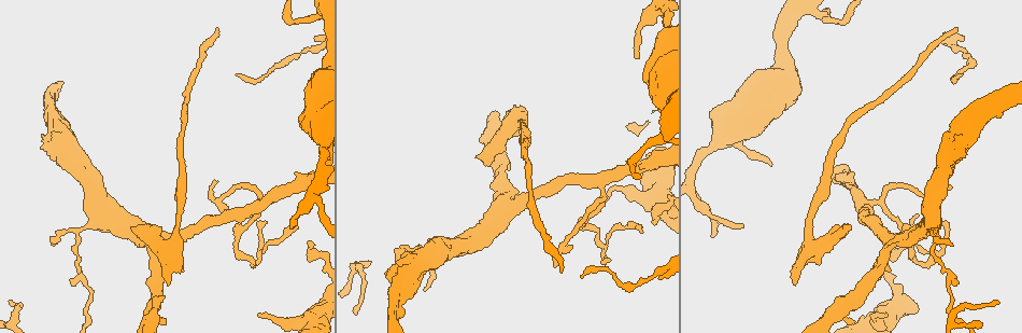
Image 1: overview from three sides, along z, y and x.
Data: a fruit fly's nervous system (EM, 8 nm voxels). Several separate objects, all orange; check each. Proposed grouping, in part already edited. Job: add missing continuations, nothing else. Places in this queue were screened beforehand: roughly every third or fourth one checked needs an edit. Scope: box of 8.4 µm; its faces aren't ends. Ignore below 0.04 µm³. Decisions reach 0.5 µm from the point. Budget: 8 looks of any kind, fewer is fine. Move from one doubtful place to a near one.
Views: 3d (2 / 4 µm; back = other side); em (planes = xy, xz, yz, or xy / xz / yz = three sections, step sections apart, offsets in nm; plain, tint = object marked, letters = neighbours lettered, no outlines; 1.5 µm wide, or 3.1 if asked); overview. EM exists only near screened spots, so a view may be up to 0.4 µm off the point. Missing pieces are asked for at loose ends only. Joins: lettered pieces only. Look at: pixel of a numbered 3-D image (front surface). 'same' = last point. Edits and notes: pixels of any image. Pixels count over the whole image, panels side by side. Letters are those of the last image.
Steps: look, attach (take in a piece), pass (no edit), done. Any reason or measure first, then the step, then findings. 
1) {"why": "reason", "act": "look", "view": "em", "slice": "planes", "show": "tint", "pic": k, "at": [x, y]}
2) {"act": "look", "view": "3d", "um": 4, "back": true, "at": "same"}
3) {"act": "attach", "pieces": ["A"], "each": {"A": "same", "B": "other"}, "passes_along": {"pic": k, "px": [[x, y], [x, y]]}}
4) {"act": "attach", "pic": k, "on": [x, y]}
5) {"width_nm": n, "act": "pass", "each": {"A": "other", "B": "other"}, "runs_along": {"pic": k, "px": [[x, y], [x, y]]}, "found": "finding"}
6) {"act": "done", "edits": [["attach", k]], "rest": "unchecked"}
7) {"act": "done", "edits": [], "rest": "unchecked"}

{"why": "thin end", "act": "look", "view": "em", "slice": "planes", "show": "letters", "pic": 1, "at": [888, 314]}

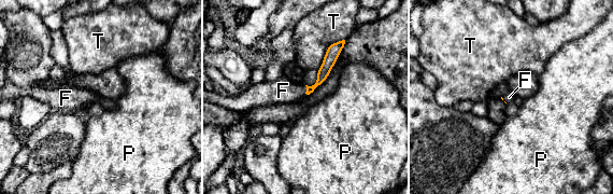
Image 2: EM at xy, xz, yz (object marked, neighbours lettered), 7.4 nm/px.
{"act": "attach", "pieces": ["F"], "each": {"F": "same", "P": "other", "T": "other"}, "found": "it goes on there"}

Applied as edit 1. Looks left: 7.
{"act": "look", "view": "overview"}

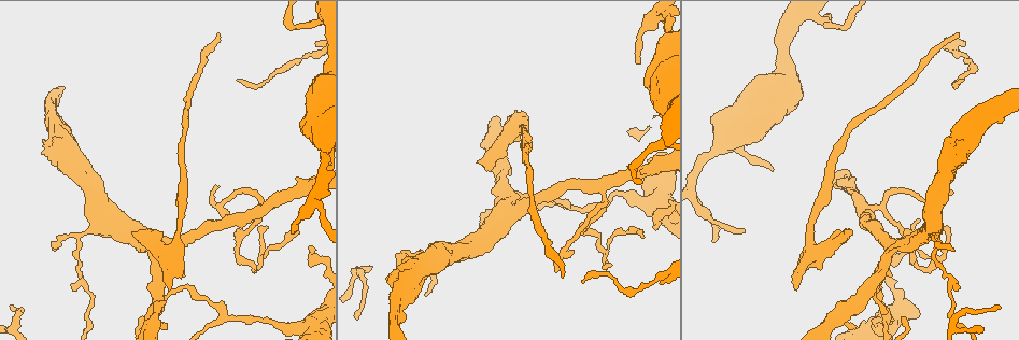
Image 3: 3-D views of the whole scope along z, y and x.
{"why": "an open end", "act": "look", "view": "em", "slice": "planes", "show": "plain", "pic": 3, "at": [845, 230]}

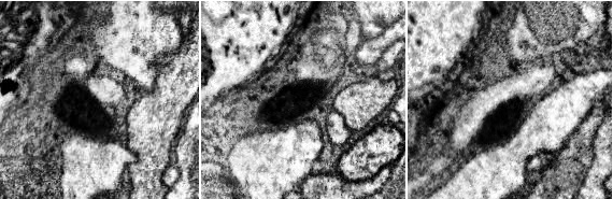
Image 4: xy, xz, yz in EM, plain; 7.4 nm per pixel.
{"why": "what lies round it", "act": "look", "view": "em", "slice": "planes", "show": "letters", "at": "same"}

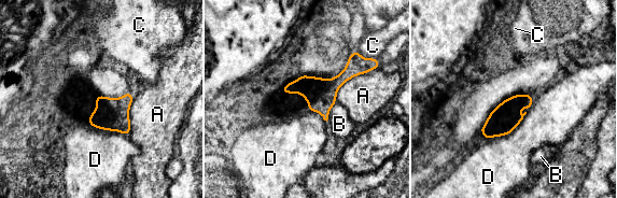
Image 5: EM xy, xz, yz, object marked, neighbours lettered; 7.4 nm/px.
{"act": "pass", "each": {"A": "other", "B": "other", "C": "other", "D": "other"}, "border": {"pic": 5, "px": [[87, 122], [128, 137]]}, "found": "none of them fits"}

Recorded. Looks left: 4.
{"why": "tapers out", "act": "look", "view": "3d", "um": 4, "pic": 3, "at": [743, 228]}

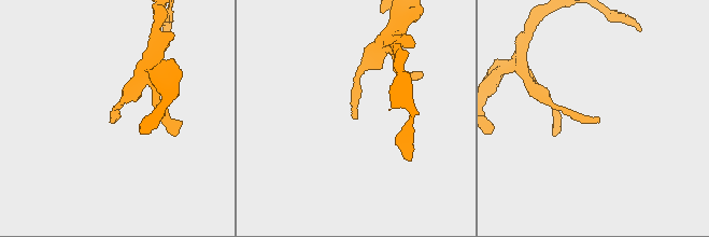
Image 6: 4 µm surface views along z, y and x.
{"why": "need the tissue", "act": "look", "view": "em", "slice": "planes", "show": "letters", "pic": 6, "at": [113, 121]}

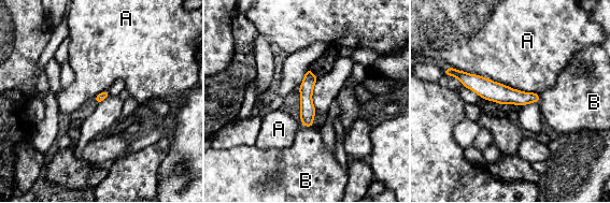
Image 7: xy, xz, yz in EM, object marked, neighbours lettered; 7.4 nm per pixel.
{"act": "pass", "each": {"A": "other", "B": "other"}, "found": "no lettered piece goes on from it"}

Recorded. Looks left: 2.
{"act": "done", "edits": [["attach", 2]], "rest": "unchecked"}

